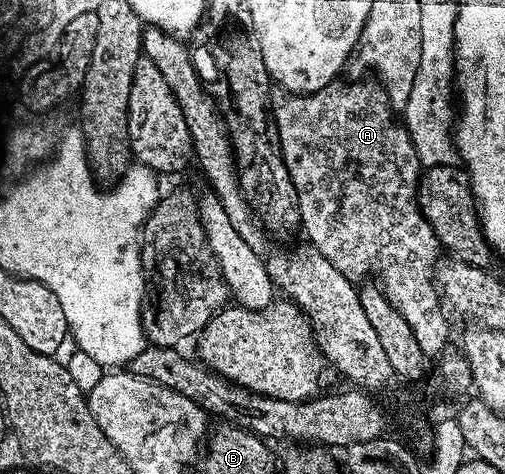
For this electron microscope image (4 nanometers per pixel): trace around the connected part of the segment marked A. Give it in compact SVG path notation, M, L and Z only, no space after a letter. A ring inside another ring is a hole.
M376 82L373 83L353 83L350 87L330 85L322 91L313 92L311 95L282 94L282 99L280 96L276 100L273 120L277 122L279 129L283 161L291 173L291 181L295 185L299 197L301 227L303 232L305 231L306 237L309 238L306 240L312 247L319 249L319 253L323 253L323 257L327 257L327 261L331 261L331 265L335 265L335 269L339 269L339 273L343 273L343 277L354 281L365 281L370 276L378 275L378 277L373 277L379 280L379 285L385 290L385 296L397 306L399 313L403 313L403 317L407 317L407 325L411 325L411 329L415 333L415 341L419 341L419 345L425 350L426 356L433 357L444 351L446 344L451 339L449 337L449 319L445 316L446 308L443 306L443 299L435 282L435 272L439 266L439 260L442 258L440 255L443 255L443 248L440 240L437 239L437 235L433 232L433 226L425 220L425 215L421 211L421 204L417 202L417 188L421 181L423 168L421 158L417 156L415 145L409 136L409 128L400 122L397 124L393 120L395 111L390 104L388 93L385 92L384 86L378 85Z

